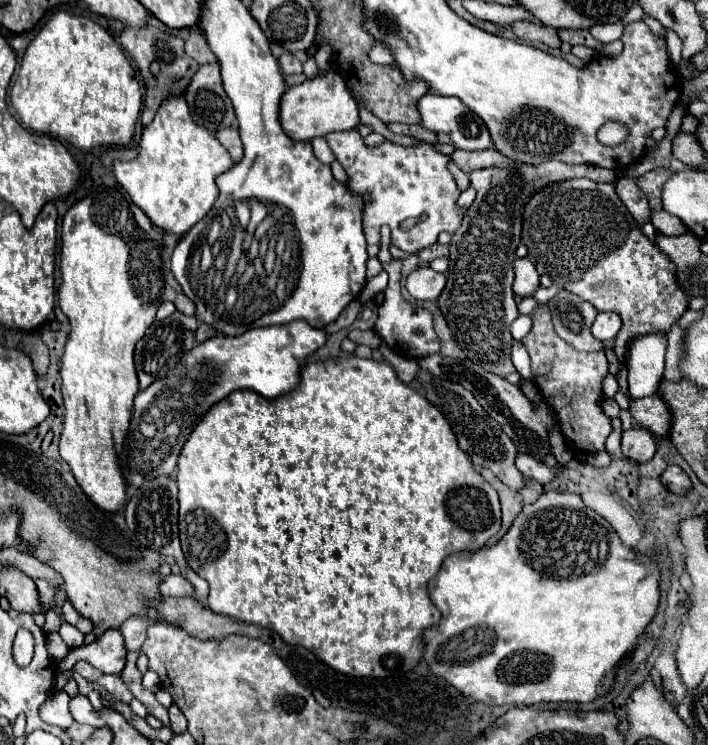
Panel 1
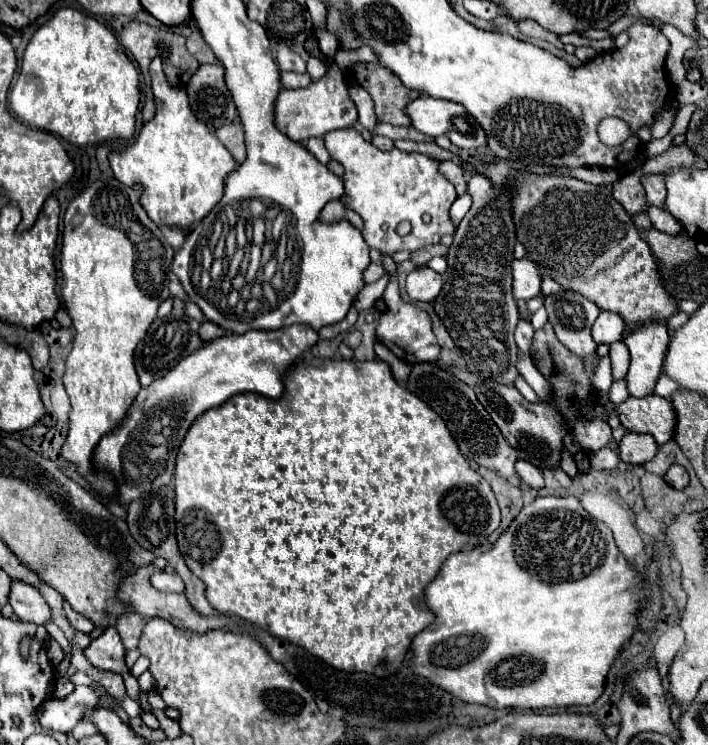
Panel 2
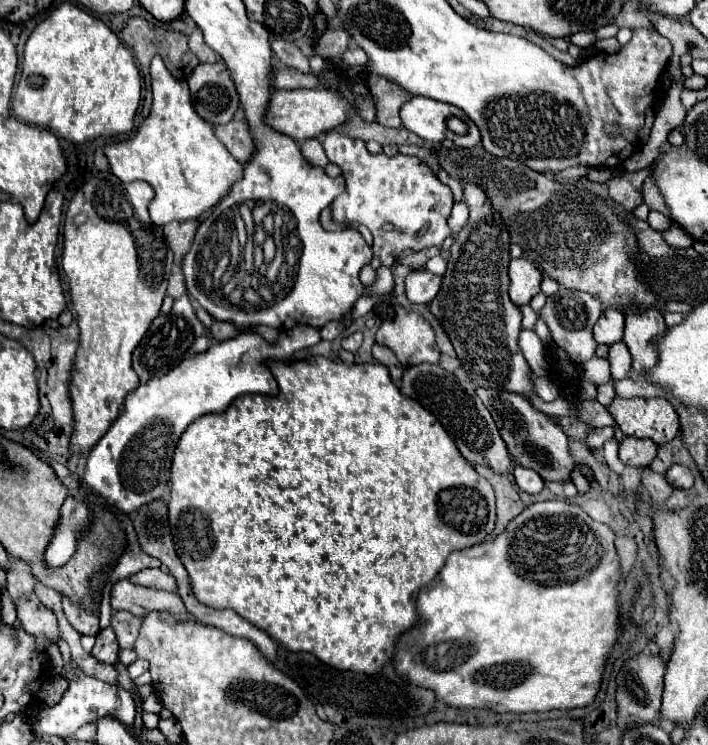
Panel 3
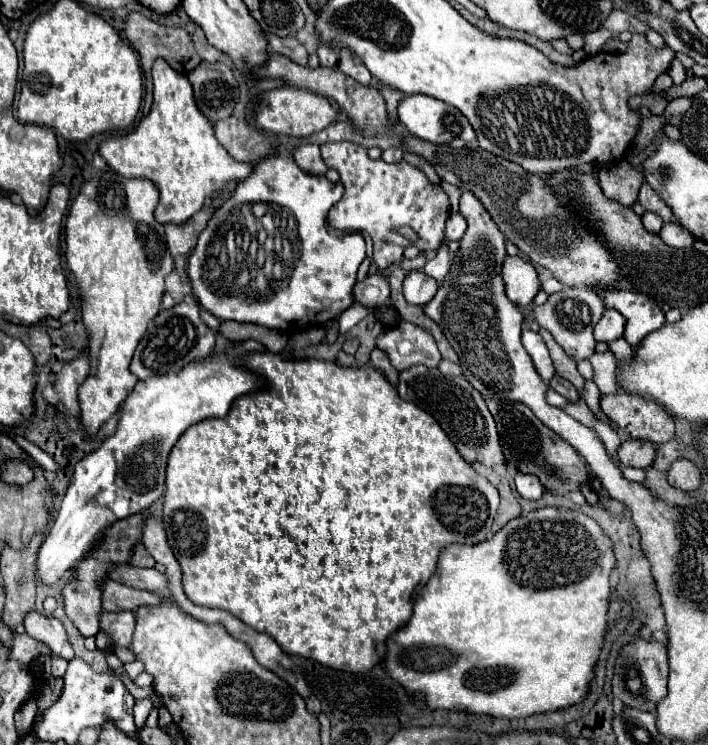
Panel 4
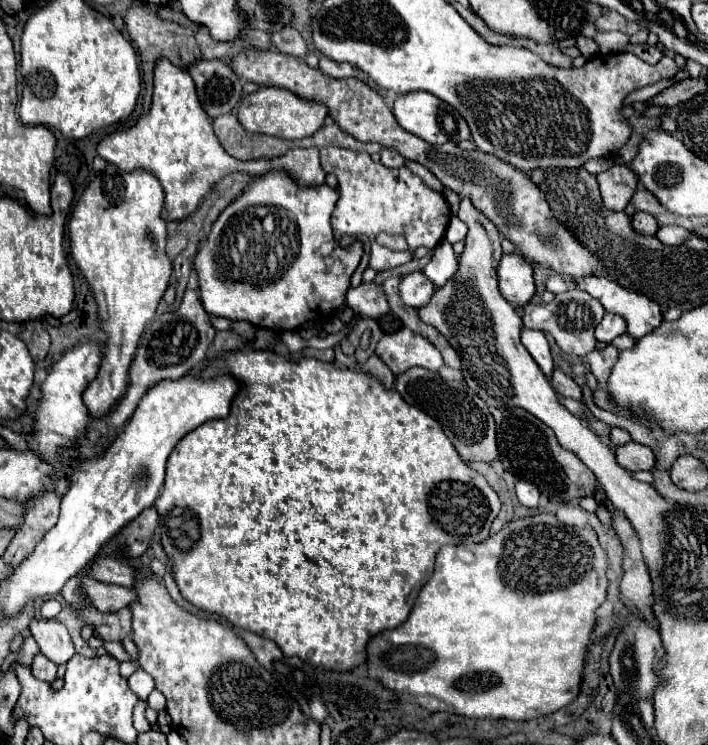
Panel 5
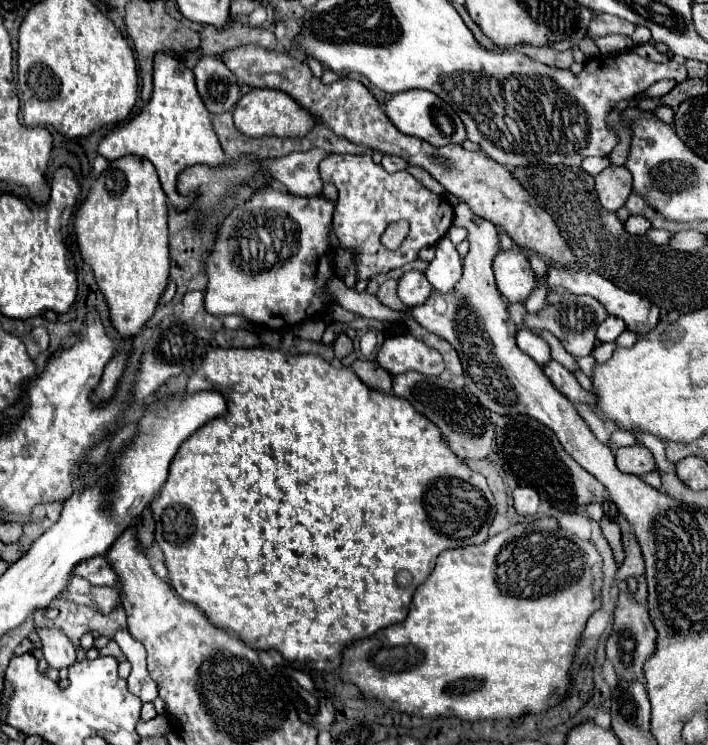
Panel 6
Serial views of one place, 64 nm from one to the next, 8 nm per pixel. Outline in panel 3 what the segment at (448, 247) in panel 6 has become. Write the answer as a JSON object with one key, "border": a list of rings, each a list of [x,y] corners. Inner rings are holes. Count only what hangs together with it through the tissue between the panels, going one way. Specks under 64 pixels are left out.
{"border":[[[440,254],[434,256],[434,258],[430,258],[426,262],[426,270],[432,272],[432,274],[436,274],[436,276],[444,276],[444,272],[446,272],[446,258],[440,256]]]}

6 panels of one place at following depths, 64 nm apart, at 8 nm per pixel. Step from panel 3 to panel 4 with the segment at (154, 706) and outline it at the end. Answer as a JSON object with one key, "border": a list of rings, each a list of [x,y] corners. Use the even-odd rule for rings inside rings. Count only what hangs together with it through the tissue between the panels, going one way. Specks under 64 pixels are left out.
{"border":[[[146,698],[146,700],[136,700],[134,704],[134,722],[136,722],[136,728],[144,728],[146,726],[146,716],[148,712],[152,710],[152,702]]]}

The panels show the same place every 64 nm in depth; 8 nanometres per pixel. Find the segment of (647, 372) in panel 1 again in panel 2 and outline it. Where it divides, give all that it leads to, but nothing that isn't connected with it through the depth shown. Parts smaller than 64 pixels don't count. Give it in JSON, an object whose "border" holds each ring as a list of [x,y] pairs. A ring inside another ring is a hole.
{"border":[[[648,320],[624,336],[624,344],[630,350],[628,388],[636,398],[648,396],[662,370],[664,352],[668,346],[668,330],[660,320]]]}

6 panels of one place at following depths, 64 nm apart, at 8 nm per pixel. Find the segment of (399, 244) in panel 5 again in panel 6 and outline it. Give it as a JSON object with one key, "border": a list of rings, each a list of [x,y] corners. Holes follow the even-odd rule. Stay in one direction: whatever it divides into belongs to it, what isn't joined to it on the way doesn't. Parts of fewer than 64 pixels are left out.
{"border":[[[401,220],[395,224],[390,225],[384,234],[381,236],[381,242],[389,250],[396,250],[400,247],[403,239],[406,238],[409,232],[409,223]]]}

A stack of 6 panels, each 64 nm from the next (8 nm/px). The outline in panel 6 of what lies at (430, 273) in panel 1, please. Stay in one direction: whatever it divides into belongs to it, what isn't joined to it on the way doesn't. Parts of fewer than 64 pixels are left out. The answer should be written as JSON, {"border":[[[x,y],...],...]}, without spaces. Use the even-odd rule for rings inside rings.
{"border":[[[418,270],[406,272],[398,282],[398,296],[408,308],[424,304],[430,294],[432,294],[432,286],[428,284],[426,276]]]}

